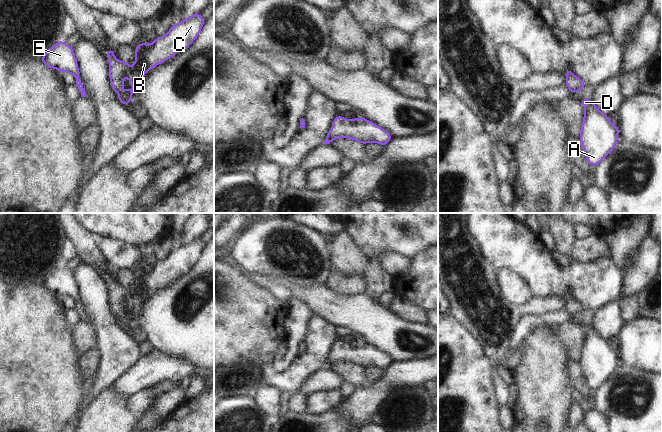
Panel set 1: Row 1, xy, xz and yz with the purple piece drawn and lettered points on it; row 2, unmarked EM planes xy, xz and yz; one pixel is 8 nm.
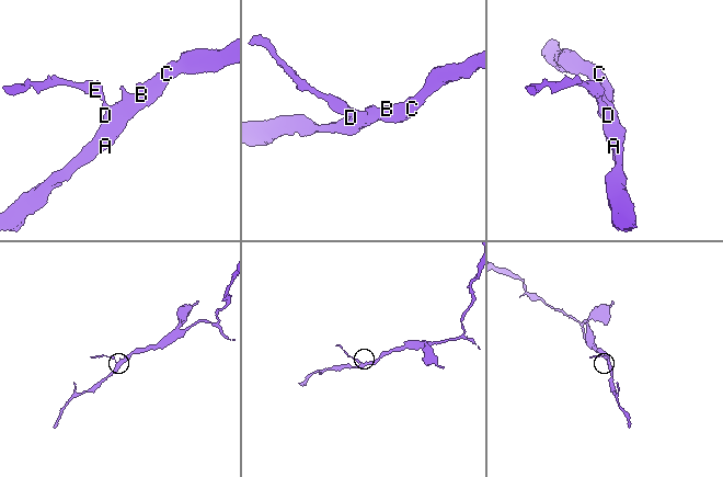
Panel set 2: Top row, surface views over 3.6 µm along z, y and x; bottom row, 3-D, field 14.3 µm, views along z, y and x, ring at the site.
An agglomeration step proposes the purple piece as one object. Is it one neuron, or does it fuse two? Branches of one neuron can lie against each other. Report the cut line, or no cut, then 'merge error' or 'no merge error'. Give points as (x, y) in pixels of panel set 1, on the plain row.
cut none; no merge error

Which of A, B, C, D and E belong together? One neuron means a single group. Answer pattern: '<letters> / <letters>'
A B C D E

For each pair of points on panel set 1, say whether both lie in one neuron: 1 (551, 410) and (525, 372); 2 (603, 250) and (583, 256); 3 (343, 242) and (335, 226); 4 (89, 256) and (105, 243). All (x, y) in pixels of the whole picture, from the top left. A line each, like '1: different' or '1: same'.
1: same
2: same
3: different
4: different

